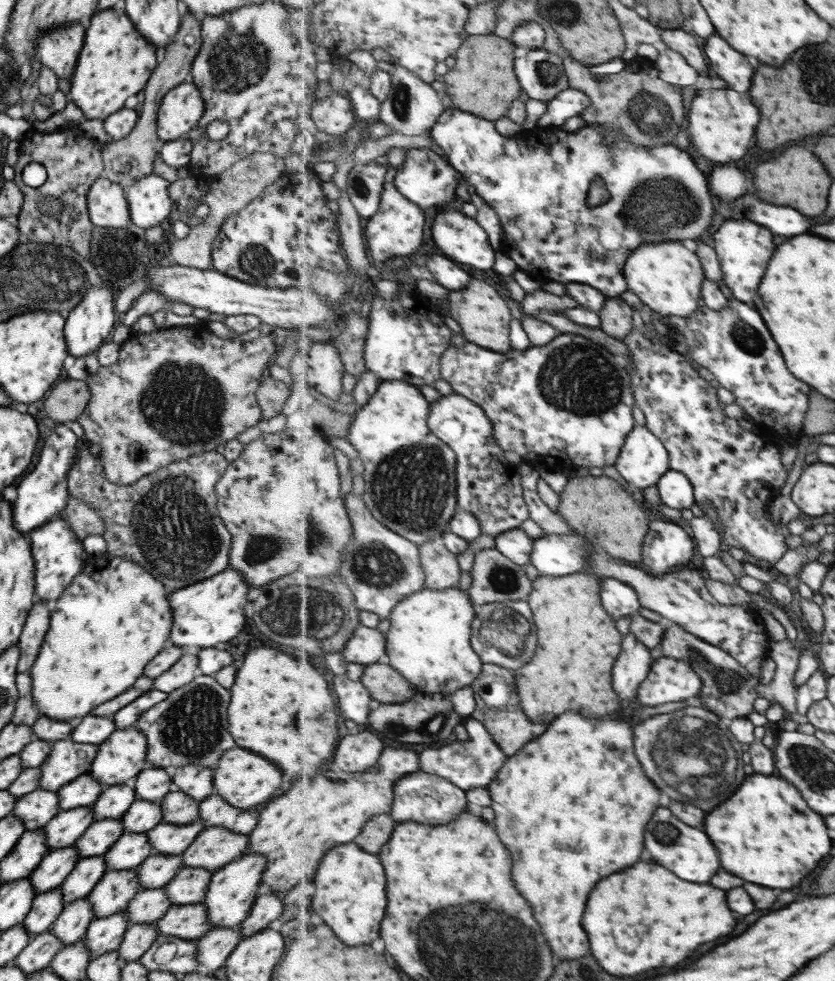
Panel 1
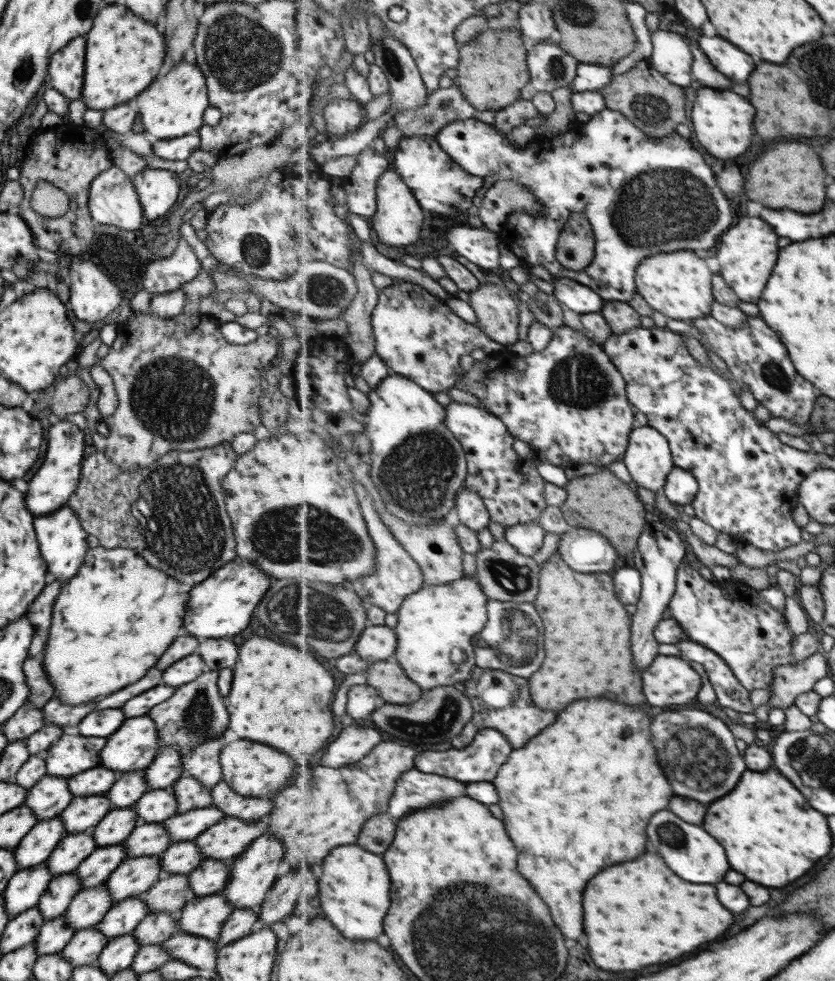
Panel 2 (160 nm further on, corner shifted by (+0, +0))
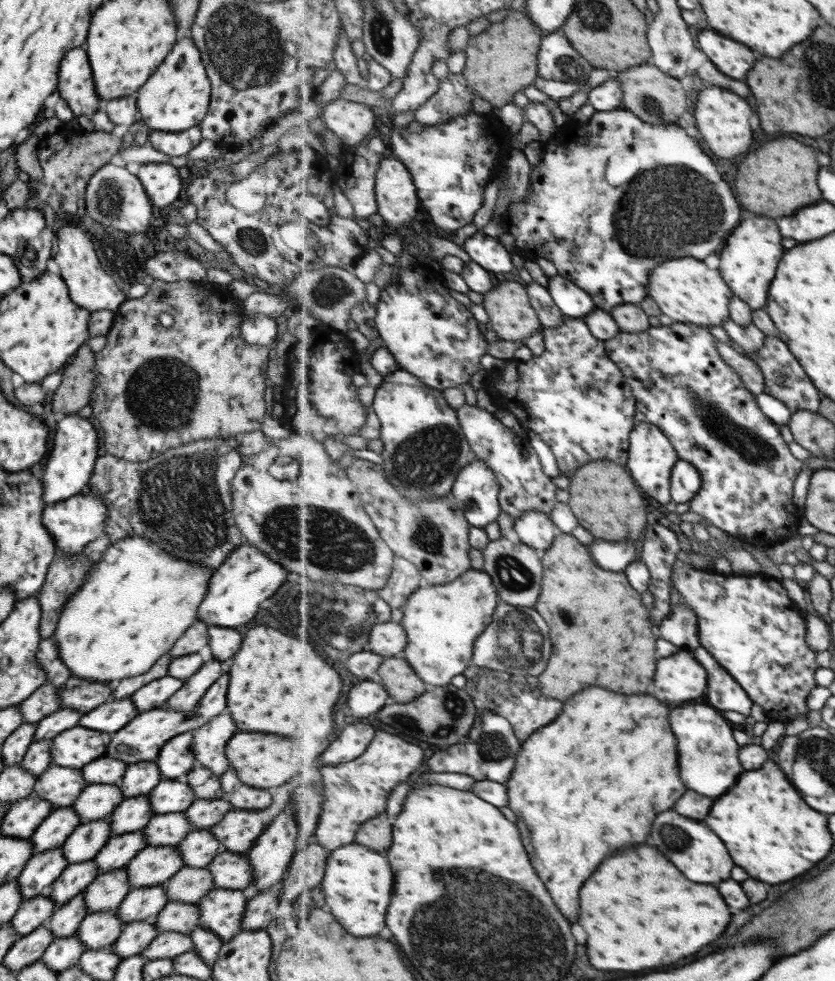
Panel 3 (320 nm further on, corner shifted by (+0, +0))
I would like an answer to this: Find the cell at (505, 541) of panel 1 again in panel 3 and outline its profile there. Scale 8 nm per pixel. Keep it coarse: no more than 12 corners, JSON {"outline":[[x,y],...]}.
{"outline":[[529,511],[515,530],[546,552],[561,533],[550,515]]}

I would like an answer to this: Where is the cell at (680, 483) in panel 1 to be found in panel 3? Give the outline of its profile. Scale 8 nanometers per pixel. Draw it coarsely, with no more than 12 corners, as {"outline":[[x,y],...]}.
{"outline":[[692,463],[674,466],[671,494],[675,503],[691,502],[703,477]]}

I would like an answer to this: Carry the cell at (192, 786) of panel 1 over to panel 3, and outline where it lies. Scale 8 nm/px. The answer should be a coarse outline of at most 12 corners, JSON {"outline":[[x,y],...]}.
{"outline":[[229,714],[192,731],[195,765],[216,777],[229,769],[223,754],[235,733]]}

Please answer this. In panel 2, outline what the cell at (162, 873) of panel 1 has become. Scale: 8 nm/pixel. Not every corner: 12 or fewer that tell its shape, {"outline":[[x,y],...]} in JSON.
{"outline":[[193,841],[160,854],[163,875],[189,874],[204,859]]}

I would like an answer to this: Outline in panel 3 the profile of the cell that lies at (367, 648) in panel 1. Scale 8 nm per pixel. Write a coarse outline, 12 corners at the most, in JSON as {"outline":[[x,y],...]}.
{"outline":[[399,622],[376,623],[371,652],[403,656],[409,636]]}

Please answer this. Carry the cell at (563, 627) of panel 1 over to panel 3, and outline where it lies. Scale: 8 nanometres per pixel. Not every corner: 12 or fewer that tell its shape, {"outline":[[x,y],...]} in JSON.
{"outline":[[575,536],[542,557],[543,694],[647,694],[651,612]]}

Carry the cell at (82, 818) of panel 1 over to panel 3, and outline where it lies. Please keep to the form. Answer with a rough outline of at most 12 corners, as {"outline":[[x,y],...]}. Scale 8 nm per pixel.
{"outline":[[86,784],[71,808],[81,823],[109,816],[118,785]]}

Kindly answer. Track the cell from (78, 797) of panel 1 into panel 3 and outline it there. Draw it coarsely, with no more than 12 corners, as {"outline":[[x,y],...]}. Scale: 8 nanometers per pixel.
{"outline":[[102,755],[85,764],[85,784],[120,785],[126,765]]}

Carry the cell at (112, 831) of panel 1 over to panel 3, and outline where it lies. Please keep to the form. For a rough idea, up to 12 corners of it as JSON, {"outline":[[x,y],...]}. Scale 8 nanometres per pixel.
{"outline":[[147,795],[124,798],[109,815],[112,835],[141,830]]}

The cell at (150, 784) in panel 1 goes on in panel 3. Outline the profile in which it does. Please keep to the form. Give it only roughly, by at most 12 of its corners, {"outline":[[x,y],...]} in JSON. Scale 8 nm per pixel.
{"outline":[[192,732],[163,744],[155,764],[162,778],[176,779],[195,766]]}

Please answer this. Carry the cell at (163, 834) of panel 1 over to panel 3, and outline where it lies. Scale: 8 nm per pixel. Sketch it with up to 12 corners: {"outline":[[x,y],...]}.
{"outline":[[194,799],[191,830],[209,829],[230,810],[221,799]]}

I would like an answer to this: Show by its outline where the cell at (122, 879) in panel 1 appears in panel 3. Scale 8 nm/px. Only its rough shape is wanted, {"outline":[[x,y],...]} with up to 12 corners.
{"outline":[[147,845],[124,867],[130,888],[161,885],[184,865]]}

